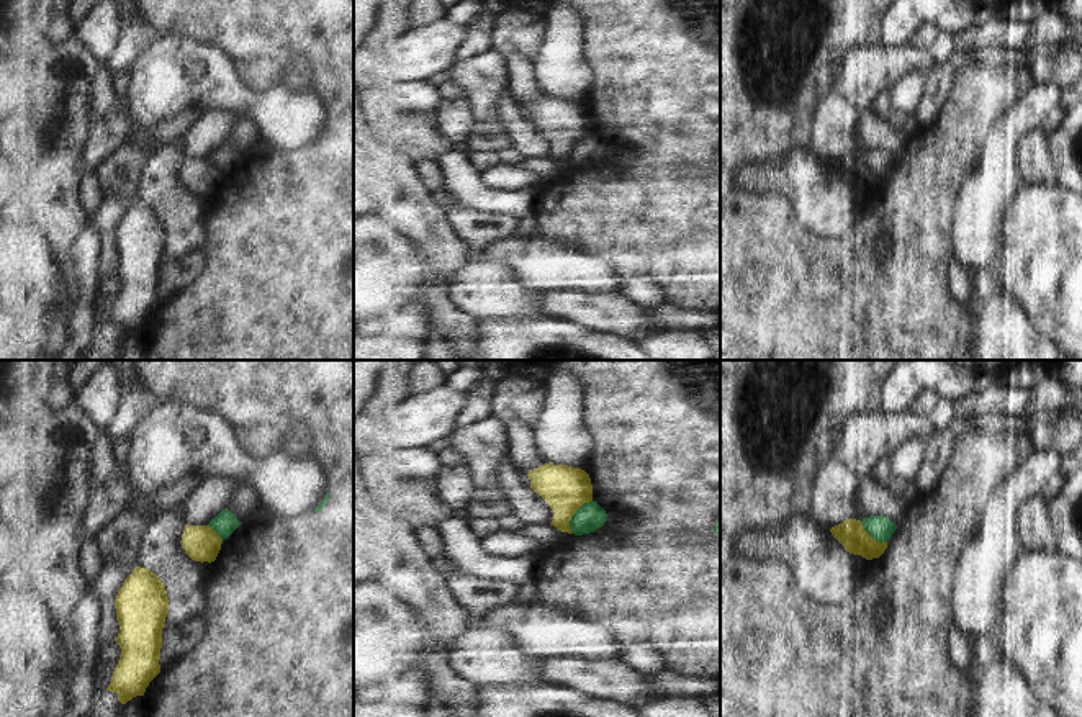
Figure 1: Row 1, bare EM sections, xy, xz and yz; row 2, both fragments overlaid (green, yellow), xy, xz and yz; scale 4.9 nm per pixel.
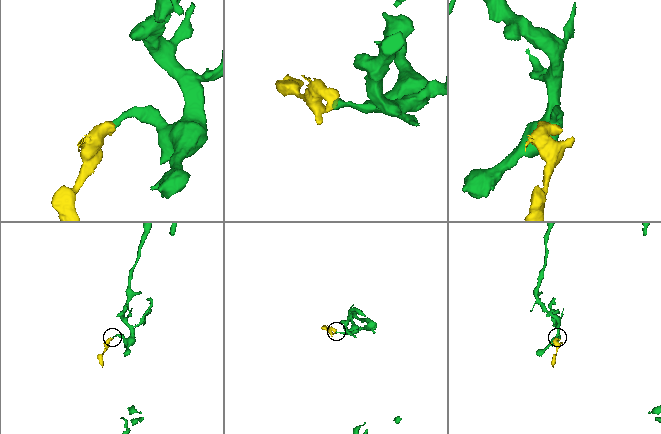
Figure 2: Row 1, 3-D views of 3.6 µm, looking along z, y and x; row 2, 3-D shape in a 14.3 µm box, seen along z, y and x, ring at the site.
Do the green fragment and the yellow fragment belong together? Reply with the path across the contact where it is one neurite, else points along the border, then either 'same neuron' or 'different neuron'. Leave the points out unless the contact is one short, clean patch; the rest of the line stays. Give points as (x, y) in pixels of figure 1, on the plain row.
along xz (591, 133), (573, 148), (570, 166) | different neuron

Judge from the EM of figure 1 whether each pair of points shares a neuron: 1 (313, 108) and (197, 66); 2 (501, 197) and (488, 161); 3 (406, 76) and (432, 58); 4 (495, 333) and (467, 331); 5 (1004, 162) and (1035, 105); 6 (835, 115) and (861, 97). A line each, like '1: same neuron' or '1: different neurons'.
1: same neuron
2: different neurons
3: different neurons
4: different neurons
5: same neuron
6: different neurons

